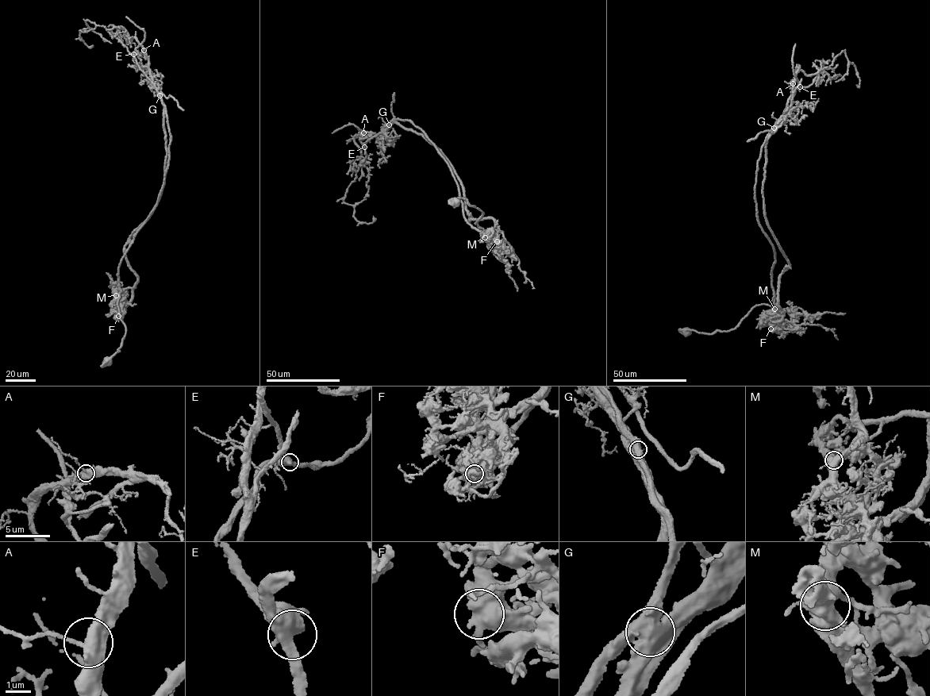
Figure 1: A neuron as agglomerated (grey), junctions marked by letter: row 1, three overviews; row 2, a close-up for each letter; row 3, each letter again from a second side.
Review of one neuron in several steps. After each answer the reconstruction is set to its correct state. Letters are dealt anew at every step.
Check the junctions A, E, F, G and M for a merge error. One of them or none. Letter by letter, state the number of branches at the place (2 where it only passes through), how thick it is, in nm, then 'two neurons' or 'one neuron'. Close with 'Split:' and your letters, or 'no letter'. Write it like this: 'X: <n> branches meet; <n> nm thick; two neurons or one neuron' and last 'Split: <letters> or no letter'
A: 3 branches meet; 480 nm thick; one neuron
E: 3 branches meet; 500 nm thick; one neuron
F: 3 branches meet; 550 nm thick; one neuron
G: 3 branches meet; 600 nm thick; two neurons
M: 3 branches meet; 600 nm thick; one neuron
Split: G

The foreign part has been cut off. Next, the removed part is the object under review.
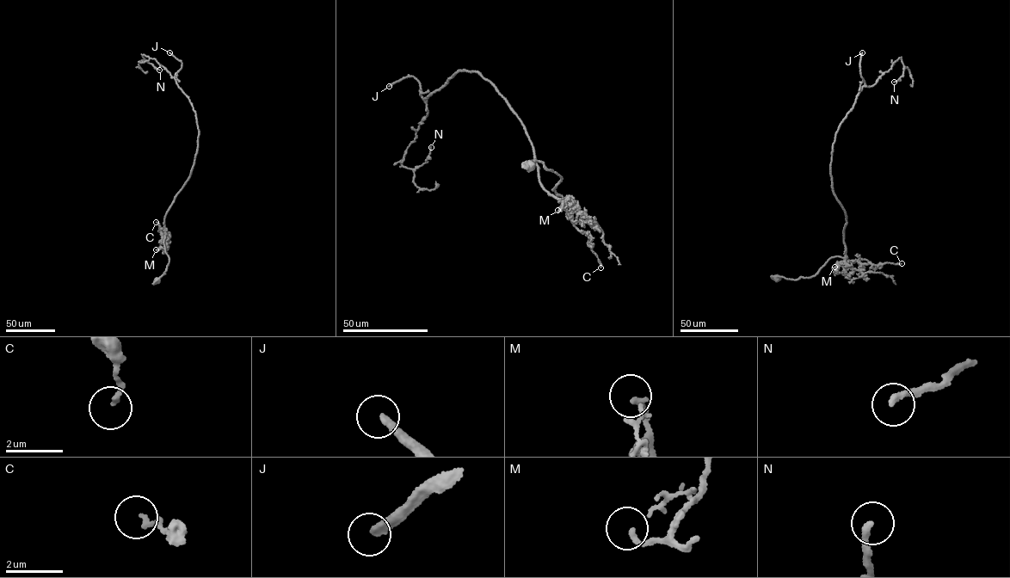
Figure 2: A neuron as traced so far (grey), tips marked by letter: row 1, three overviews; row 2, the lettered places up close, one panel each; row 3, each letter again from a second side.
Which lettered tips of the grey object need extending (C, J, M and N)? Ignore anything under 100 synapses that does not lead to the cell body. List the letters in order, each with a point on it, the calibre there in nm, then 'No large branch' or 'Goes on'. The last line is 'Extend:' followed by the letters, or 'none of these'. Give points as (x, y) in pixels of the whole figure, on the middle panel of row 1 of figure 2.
C: Place: (600, 267). Thickness 180 nm. No large branch
J: Place: (389, 86). Thickness 300 nm. Goes on
M: Place: (557, 210). Thickness 180 nm. No large branch
N: Place: (431, 147). Thickness 200 nm. No large branch
Extend: J

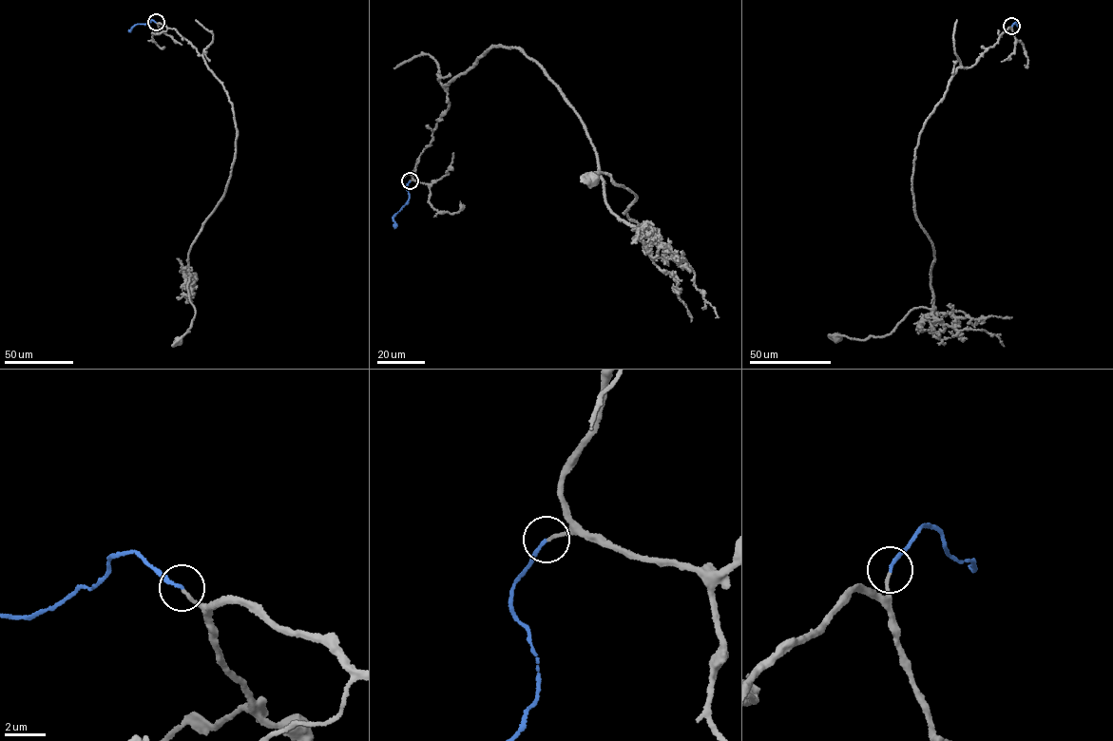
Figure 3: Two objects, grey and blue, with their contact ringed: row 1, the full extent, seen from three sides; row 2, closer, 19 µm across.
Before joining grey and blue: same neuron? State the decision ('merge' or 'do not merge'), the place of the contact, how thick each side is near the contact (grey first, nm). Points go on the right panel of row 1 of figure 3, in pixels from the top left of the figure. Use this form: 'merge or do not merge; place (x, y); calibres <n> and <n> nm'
merge; place (1011, 26); calibres 160 and 160 nm

